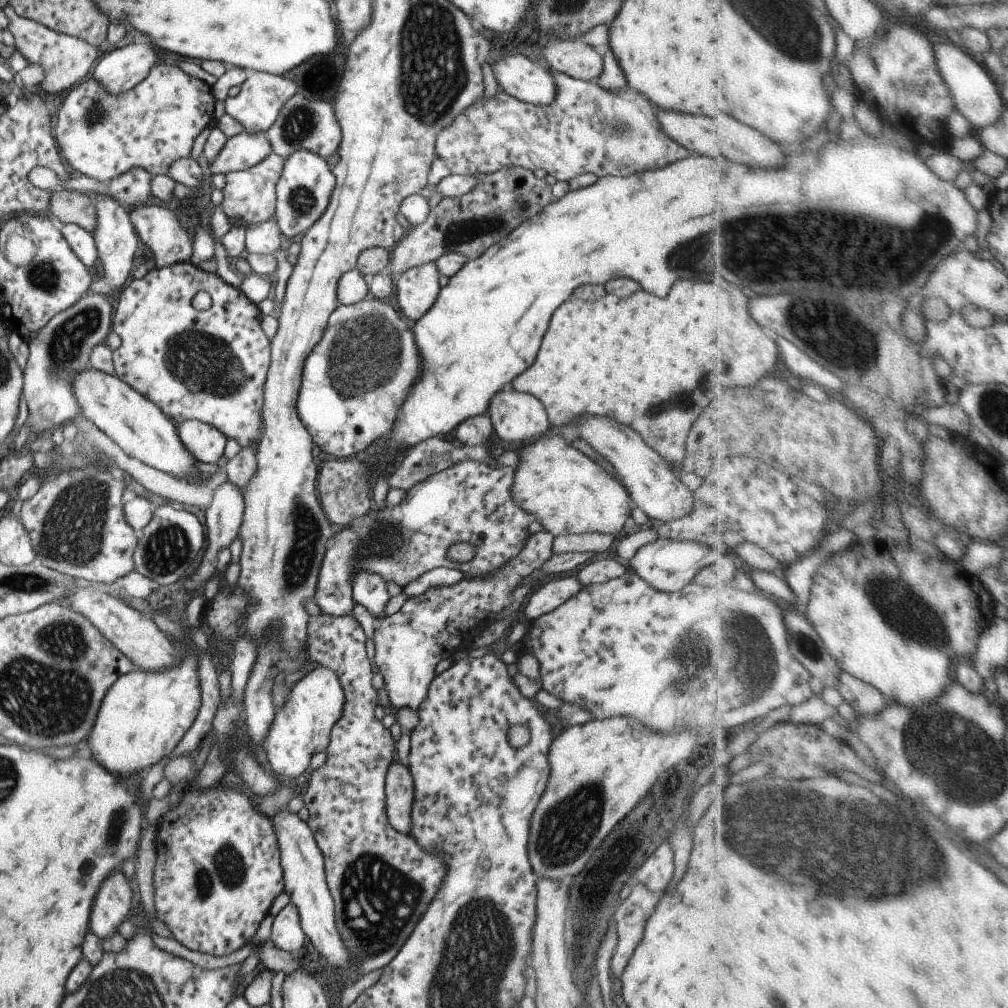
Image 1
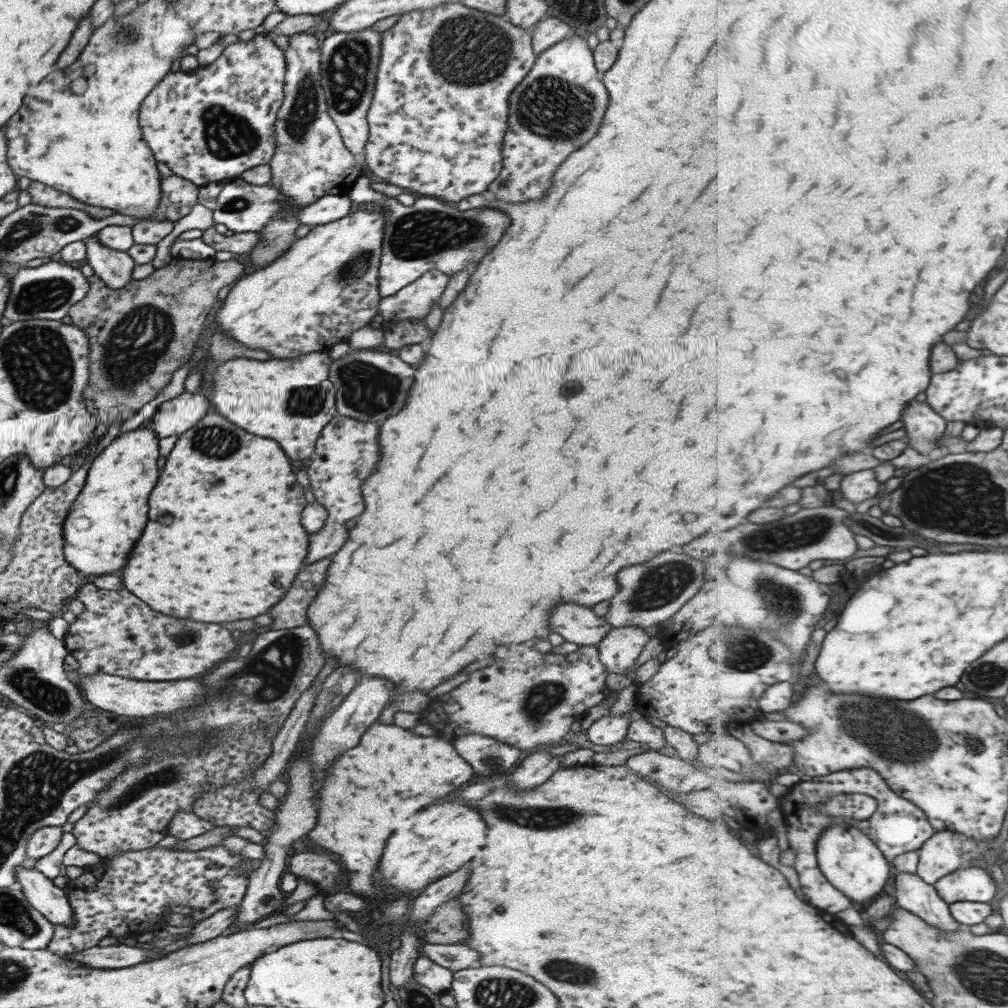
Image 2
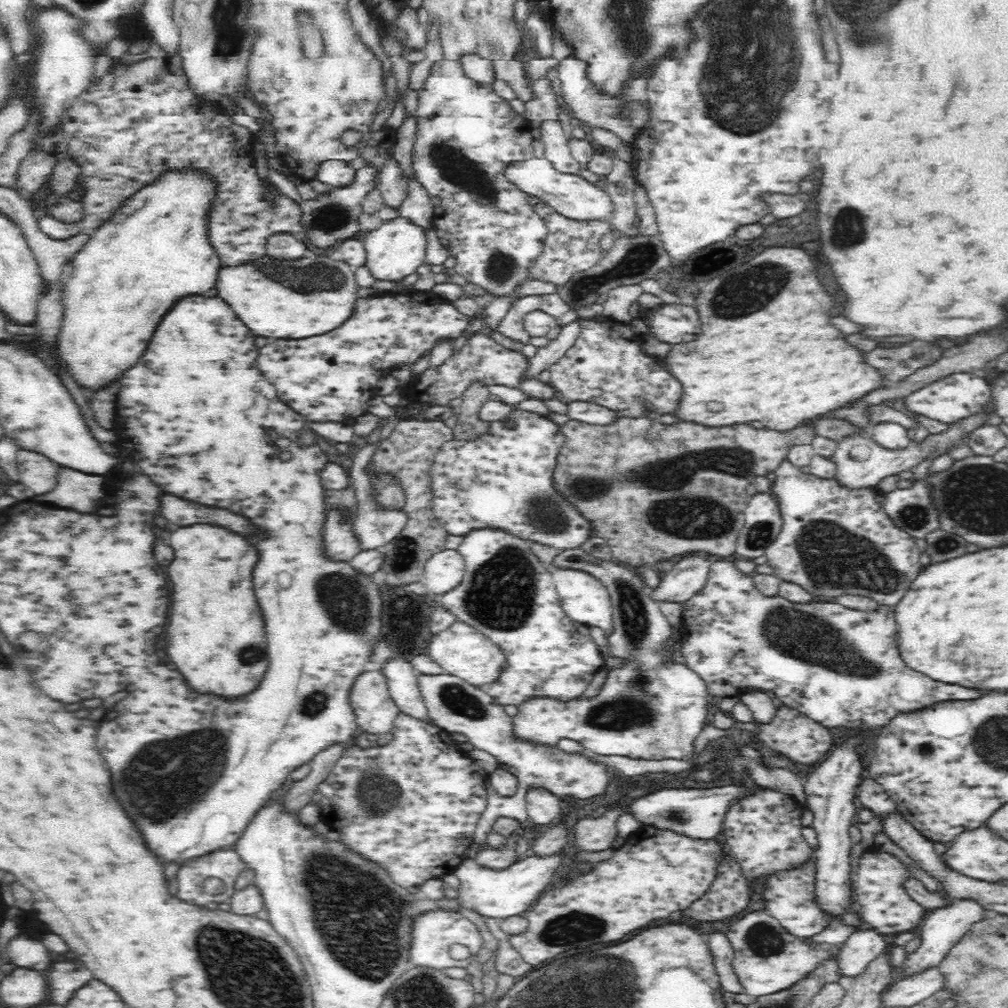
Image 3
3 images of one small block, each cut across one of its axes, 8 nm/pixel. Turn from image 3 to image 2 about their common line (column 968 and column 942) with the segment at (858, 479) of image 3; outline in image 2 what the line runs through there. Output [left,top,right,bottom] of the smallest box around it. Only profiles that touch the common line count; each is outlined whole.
[904,400,948,455]

